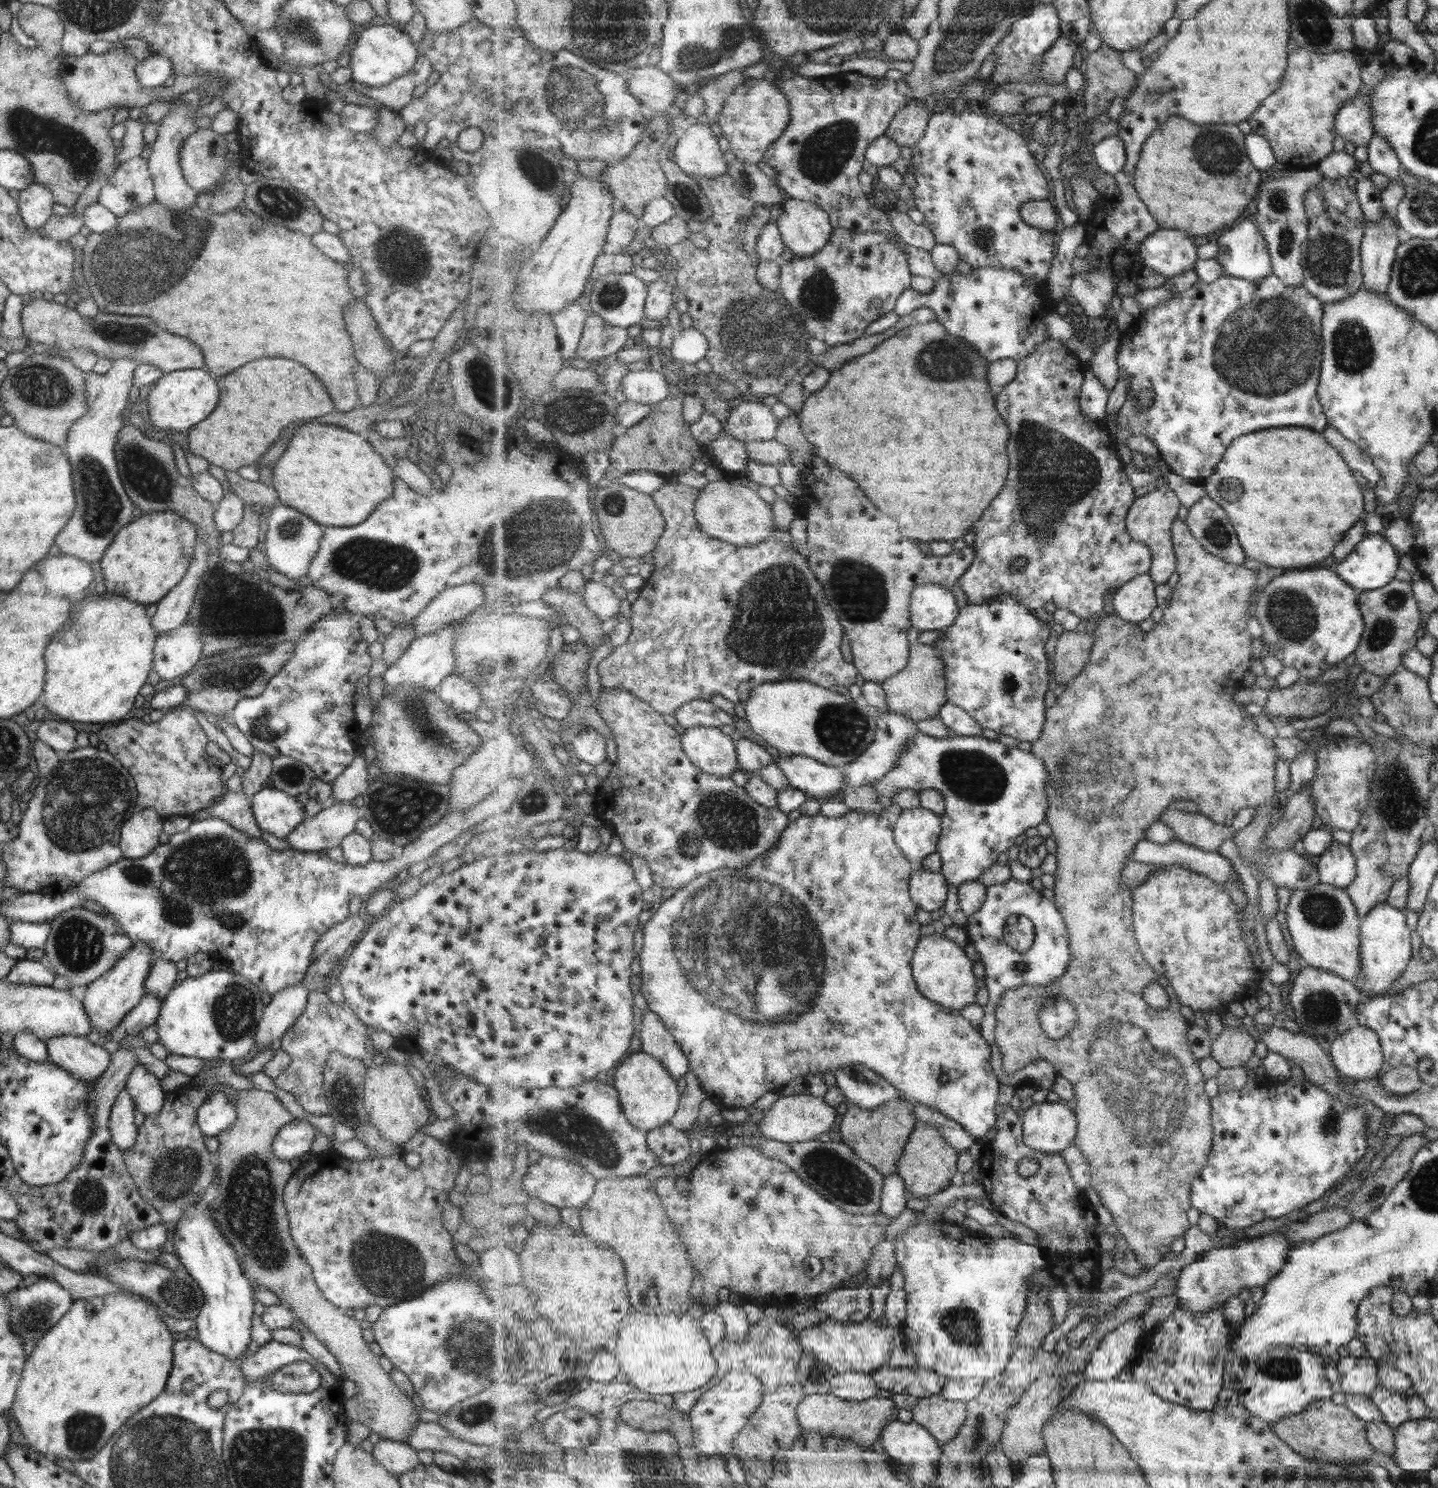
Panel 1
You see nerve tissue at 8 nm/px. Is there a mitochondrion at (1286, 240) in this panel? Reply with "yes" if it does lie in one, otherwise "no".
yes

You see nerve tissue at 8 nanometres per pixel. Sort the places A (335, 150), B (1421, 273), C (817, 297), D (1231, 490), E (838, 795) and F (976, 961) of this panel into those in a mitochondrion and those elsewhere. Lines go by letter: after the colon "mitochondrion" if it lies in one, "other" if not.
A: other
B: mitochondrion
C: mitochondrion
D: mitochondrion
E: other
F: other

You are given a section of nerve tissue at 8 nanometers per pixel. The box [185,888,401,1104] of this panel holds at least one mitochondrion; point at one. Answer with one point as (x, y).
(234, 1012)

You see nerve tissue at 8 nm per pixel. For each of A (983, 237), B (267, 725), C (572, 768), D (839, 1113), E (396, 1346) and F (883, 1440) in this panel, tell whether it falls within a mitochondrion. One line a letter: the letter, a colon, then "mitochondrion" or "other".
A: mitochondrion
B: mitochondrion
C: other
D: other
E: other
F: other

